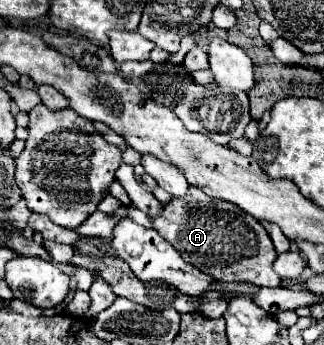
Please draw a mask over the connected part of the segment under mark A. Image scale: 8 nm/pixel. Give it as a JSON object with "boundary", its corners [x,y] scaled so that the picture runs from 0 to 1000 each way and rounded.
{"boundary":[[[602,539],[571,574],[528,580],[491,626],[472,632],[478,667],[565,742],[571,759],[651,794],[688,817],[769,817],[793,829],[855,835],[867,800],[843,783],[855,748],[849,713],[824,667],[781,626],[756,620],[713,586],[645,574]]]}

